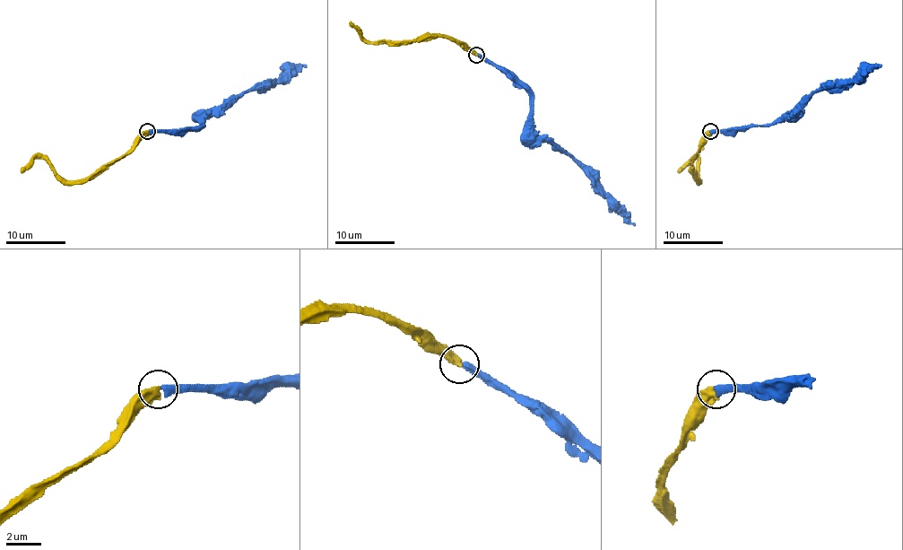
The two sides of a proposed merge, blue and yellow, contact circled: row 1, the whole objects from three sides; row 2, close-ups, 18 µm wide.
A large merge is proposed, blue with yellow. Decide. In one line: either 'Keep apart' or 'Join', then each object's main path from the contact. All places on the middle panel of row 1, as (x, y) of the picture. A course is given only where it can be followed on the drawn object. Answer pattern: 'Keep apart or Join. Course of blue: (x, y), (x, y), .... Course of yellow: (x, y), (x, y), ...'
Join. Course of blue: (476, 55), (500, 65), (529, 94), (530, 124), (534, 131), (561, 148), (635, 225). Course of yellow: (476, 55), (448, 37), (420, 37), (411, 41), (368, 41), (350, 21)

